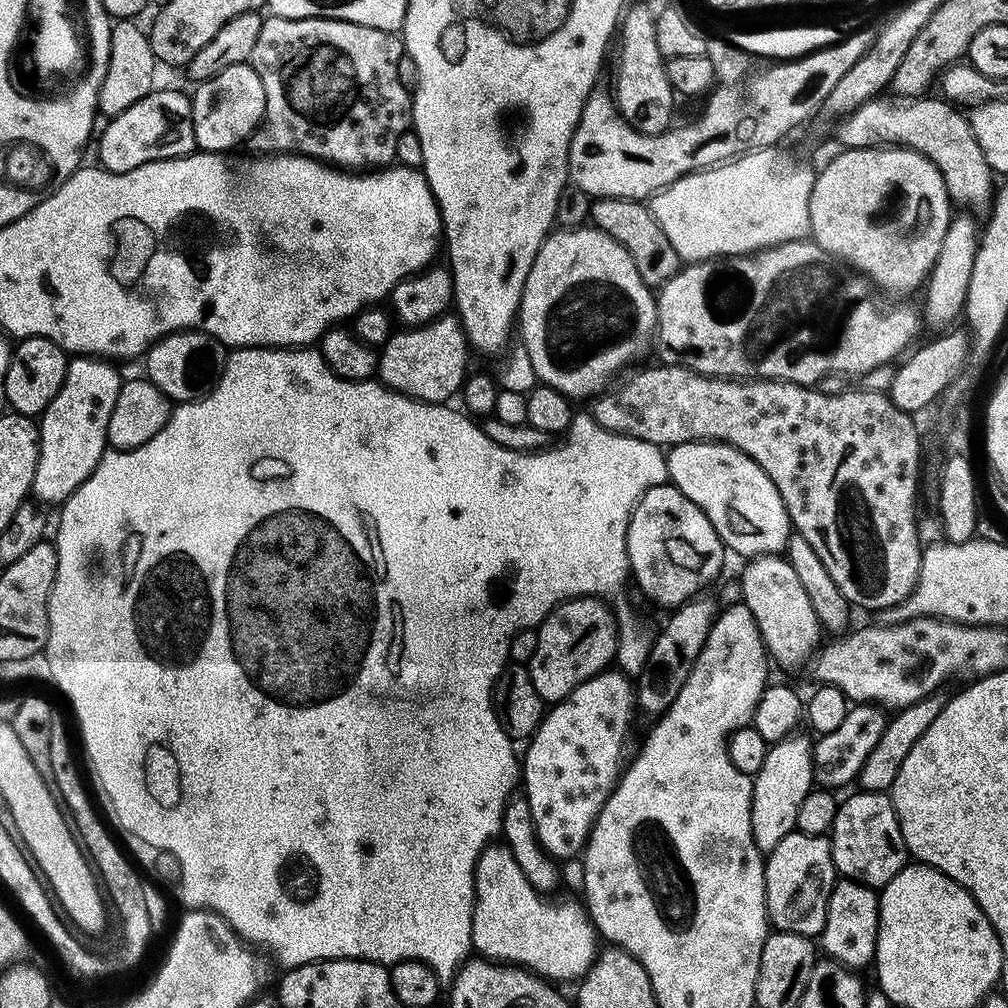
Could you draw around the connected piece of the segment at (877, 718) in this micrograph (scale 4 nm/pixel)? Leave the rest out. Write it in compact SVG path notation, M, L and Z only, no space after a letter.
M860 702L849 707L846 718L842 718L838 729L823 733L813 743L815 781L821 787L830 790L836 790L837 787L844 788L851 780L853 783L859 777L870 752L874 750L874 746L877 746L878 740L882 738L888 723L889 717L886 715L885 709L871 702Z

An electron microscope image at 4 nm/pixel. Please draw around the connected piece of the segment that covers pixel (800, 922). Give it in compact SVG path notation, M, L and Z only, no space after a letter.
M793 830L790 834L786 834L786 838L782 838L782 842L778 842L778 846L774 846L774 850L767 853L764 861L764 877L766 878L766 906L768 907L769 925L777 932L789 932L790 934L802 934L813 938L819 937L826 926L827 920L827 903L830 902L832 888L838 881L838 873L834 866L834 858L832 857L832 841L827 835L815 836L814 834L806 834Z

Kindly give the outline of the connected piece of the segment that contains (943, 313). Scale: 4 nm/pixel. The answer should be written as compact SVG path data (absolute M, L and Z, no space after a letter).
M955 215L948 224L942 247L934 267L929 272L924 286L924 308L922 322L935 332L945 331L956 318L963 315L966 294L969 292L970 274L973 273L974 258L979 244L978 224L968 216Z

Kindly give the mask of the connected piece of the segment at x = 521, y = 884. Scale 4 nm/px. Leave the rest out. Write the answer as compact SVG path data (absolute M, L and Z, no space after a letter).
M496 842L484 849L482 855L476 863L476 901L474 902L474 914L472 915L472 947L477 953L486 960L503 962L507 965L519 965L528 969L529 972L543 977L549 982L558 982L556 980L573 980L579 981L588 972L588 967L592 965L593 960L598 955L598 947L596 948L596 940L598 941L598 933L592 926L592 921L588 918L588 913L583 903L568 900L565 904L560 904L555 908L552 904L547 904L545 897L537 892L534 886L530 886L530 882L526 882L526 874L522 874L522 870L518 866L518 862L514 858L514 854L503 843Z

